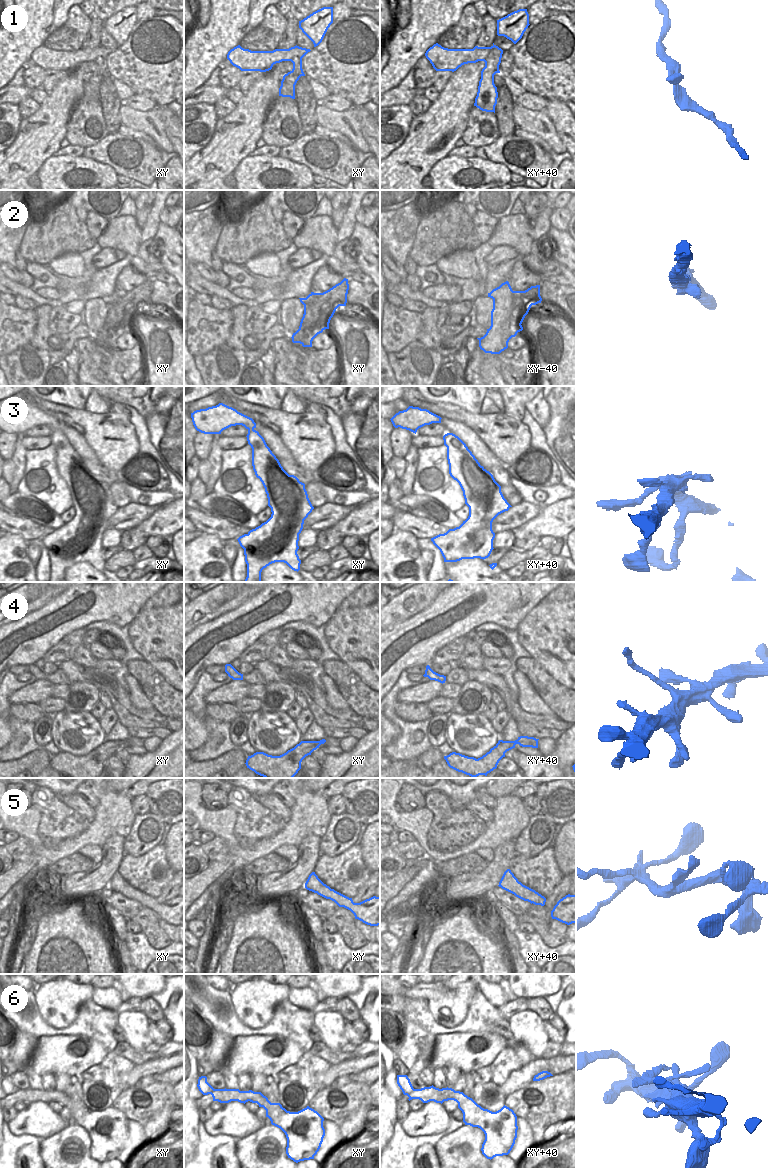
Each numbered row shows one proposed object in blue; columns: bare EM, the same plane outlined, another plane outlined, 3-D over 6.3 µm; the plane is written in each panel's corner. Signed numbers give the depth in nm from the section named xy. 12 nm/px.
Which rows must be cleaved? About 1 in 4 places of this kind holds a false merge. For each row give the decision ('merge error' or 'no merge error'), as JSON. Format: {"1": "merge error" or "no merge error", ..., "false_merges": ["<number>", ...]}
{"1": "no merge error", "2": "no merge error", "3": "no merge error", "4": "no merge error", "5": "no merge error", "6": "no merge error", "false_merges": []}

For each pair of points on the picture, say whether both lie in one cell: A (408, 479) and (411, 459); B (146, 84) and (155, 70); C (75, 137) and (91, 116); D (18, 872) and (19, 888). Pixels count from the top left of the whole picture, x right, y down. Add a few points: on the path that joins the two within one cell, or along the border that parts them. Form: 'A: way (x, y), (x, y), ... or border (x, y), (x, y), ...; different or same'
A: way (409, 474), (411, 464); same
B: way (146, 81), (152, 73); same
C: way (78, 132), (84, 126), (86, 120); same
D: border (37, 866), (30, 869), (10, 889); different

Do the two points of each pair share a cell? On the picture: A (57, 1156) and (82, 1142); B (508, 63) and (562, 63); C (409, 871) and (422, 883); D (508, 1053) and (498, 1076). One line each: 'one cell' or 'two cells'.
A: one cell
B: one cell
C: two cells
D: one cell

